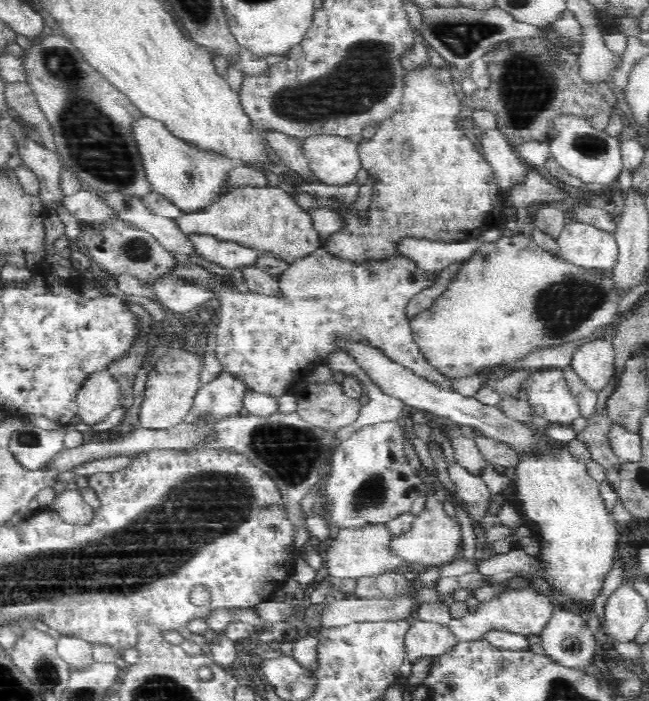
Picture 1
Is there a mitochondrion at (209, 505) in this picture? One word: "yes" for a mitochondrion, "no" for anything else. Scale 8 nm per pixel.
yes

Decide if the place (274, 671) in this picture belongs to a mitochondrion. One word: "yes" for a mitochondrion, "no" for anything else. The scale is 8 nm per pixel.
no

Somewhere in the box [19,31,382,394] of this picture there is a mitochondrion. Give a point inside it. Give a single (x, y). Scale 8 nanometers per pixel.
(95, 143)

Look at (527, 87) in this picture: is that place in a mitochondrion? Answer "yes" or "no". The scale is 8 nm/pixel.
yes

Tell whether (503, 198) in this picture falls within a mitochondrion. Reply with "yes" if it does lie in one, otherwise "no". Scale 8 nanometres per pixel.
no

